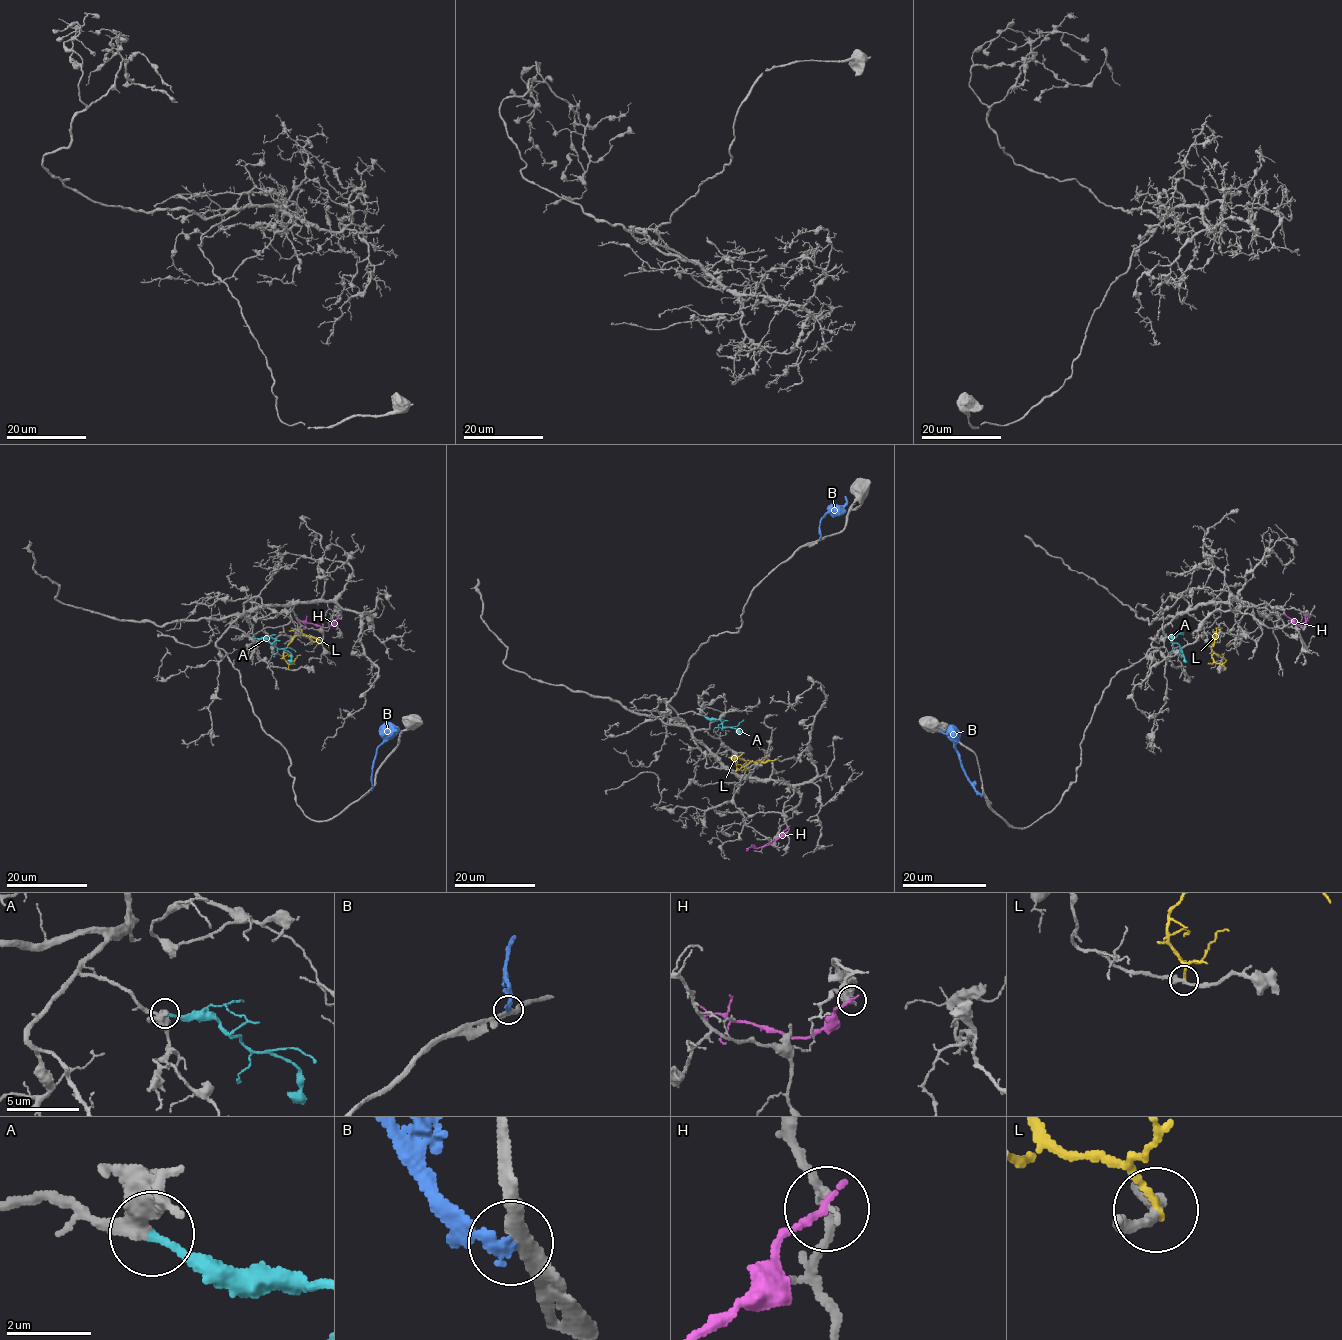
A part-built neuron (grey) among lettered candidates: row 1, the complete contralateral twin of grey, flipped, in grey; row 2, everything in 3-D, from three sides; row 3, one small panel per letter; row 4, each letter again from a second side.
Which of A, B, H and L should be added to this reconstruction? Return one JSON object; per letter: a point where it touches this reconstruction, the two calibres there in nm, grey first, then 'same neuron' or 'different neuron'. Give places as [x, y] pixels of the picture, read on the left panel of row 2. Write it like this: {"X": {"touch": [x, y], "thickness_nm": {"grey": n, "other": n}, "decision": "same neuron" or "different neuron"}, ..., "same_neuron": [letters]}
{"A": {"touch": [254, 638], "thickness_nm": {"grey": 320, "other": 190}, "decision": "same neuron"}, "B": {"touch": [372, 789], "thickness_nm": {"grey": 320, "other": 220}, "decision": "different neuron"}, "H": {"touch": [340, 617], "thickness_nm": {"grey": 150, "other": 180}, "decision": "different neuron"}, "L": {"touch": [288, 669], "thickness_nm": {"grey": 220, "other": 180}, "decision": "different neuron"}, "same_neuron": ["A"]}

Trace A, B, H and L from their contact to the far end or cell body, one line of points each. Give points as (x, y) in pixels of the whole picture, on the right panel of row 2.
A: (1166, 636), (1179, 646), (1186, 662)
B: (983, 794), (965, 772), (951, 737), (938, 729)
H: (1286, 615), (1298, 625), (1309, 616)
L: (1225, 669), (1212, 657), (1212, 639), (1216, 634), (1213, 647)

